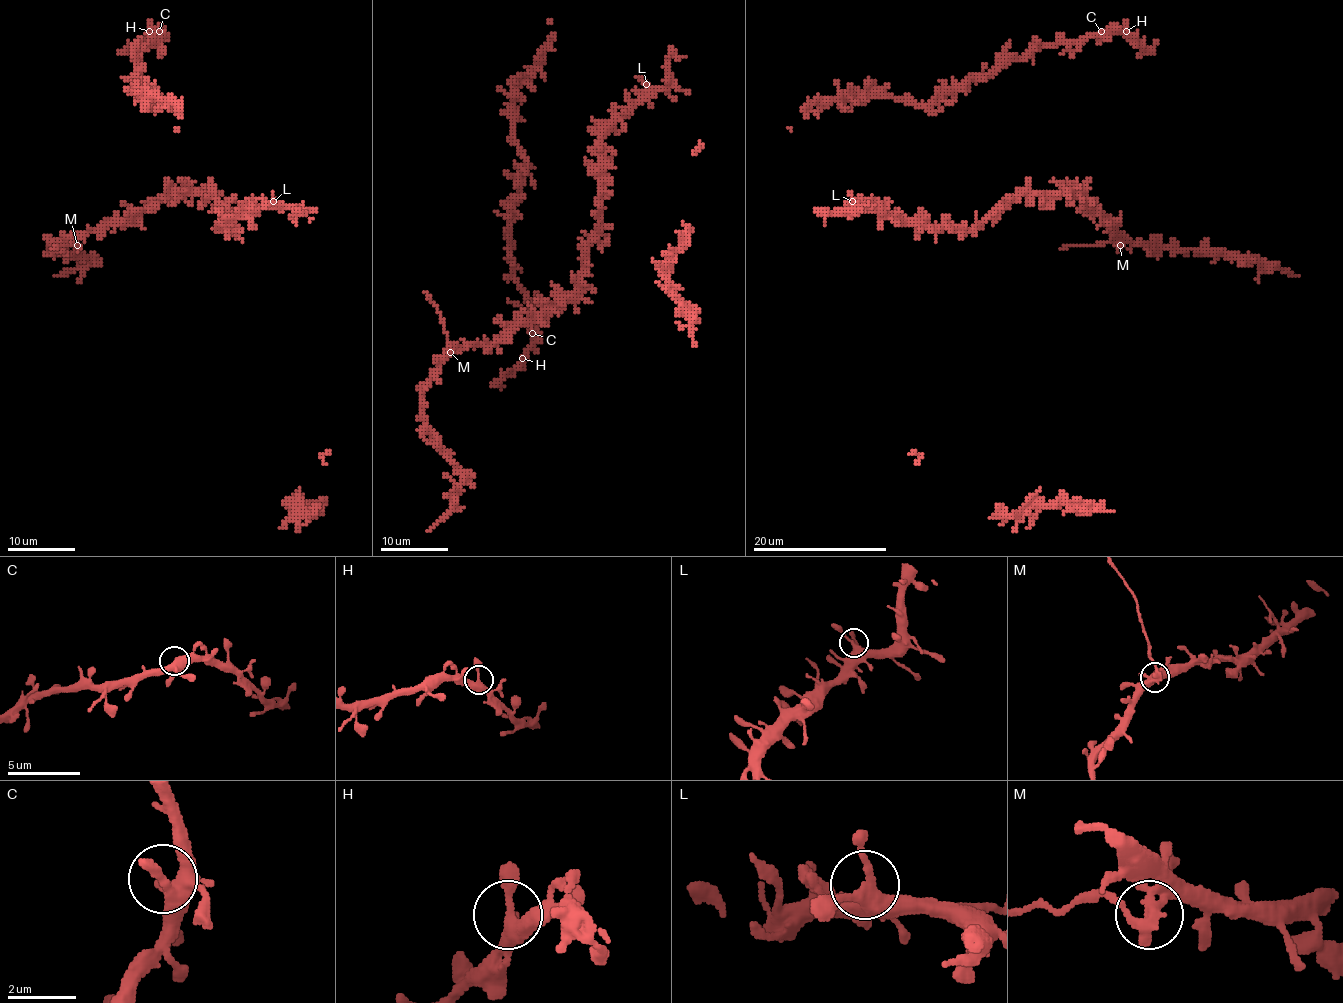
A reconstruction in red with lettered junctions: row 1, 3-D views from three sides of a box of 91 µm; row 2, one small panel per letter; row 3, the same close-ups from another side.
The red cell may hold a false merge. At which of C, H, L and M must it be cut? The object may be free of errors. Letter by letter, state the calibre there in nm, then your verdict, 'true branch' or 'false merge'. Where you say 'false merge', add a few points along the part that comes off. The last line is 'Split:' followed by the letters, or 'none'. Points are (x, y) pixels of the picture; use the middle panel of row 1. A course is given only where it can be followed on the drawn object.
C: 340 nm | true branch
H: 360 nm | true branch
L: 280 nm | true branch
M: 280 nm | false merge | (450, 352), (443, 318), (424, 291)
Split: M

